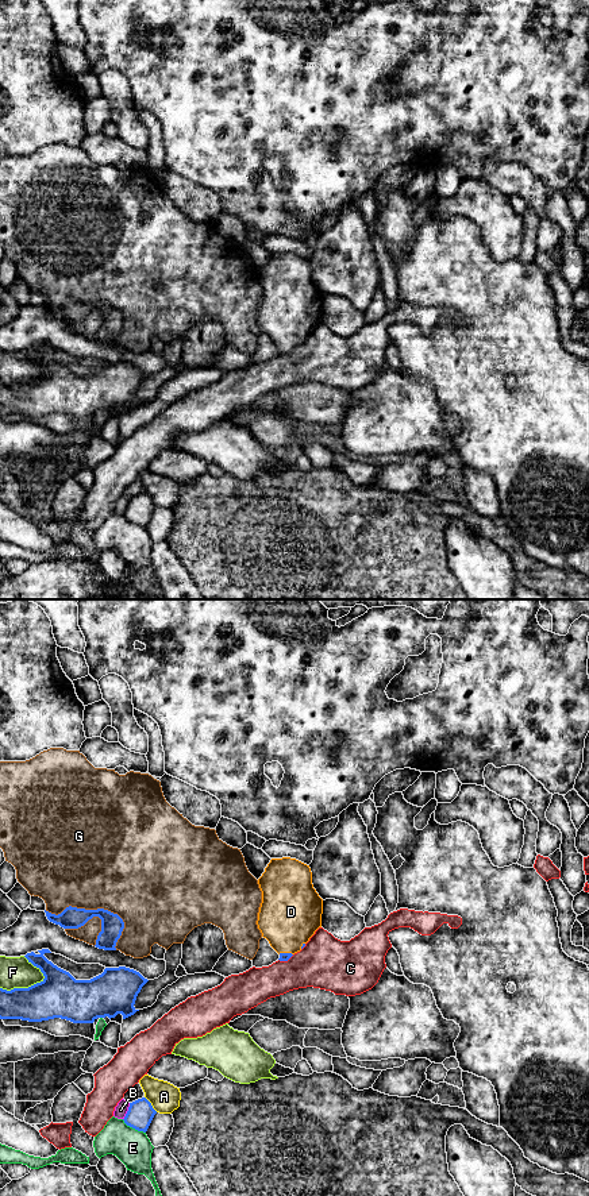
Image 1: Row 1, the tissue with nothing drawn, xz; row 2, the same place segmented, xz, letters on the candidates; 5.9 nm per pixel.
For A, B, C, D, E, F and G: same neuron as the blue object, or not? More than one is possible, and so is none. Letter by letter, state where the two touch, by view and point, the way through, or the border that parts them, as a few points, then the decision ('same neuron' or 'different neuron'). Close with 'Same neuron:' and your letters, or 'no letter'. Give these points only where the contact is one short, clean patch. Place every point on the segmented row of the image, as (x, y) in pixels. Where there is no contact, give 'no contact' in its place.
A: contact xz (150, 1104); different neuron
B: contact xz (127, 1111); different neuron
C: contact xz (285, 960); different neuron
D: contact xz (285, 953); way xz (283, 956), (285, 953), (291, 913); same neuron
E: contact xz (134, 1127); different neuron
F: contact xz (22, 988); different neuron
G: contact xz (88, 910); different neuron
Same neuron: D

